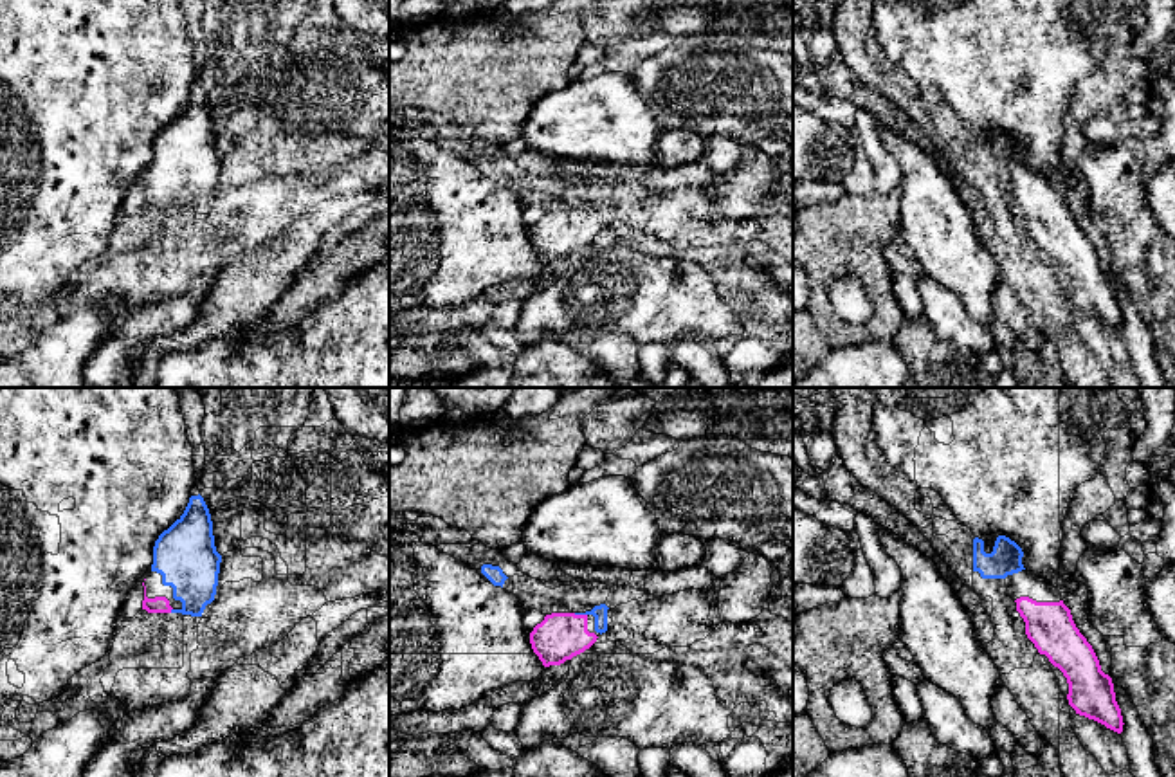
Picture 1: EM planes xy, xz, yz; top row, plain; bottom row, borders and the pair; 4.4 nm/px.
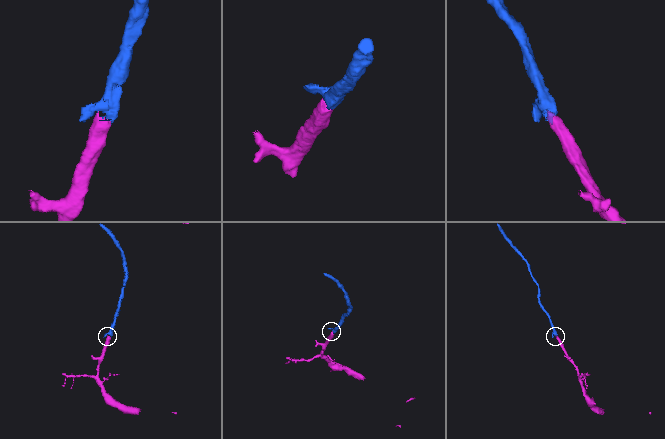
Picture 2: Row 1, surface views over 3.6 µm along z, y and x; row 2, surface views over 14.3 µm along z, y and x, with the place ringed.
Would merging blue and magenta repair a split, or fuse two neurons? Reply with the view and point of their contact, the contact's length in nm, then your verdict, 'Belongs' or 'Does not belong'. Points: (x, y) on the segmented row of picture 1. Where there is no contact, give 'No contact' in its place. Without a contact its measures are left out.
Touches blue at xz (581, 613). Shared border 60 nm. Belongs

